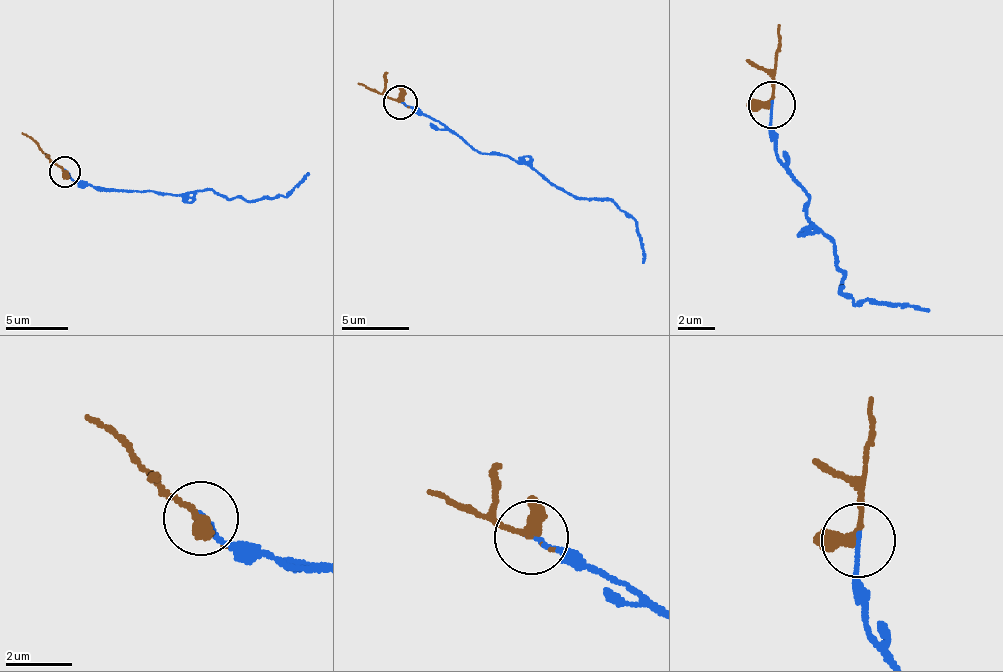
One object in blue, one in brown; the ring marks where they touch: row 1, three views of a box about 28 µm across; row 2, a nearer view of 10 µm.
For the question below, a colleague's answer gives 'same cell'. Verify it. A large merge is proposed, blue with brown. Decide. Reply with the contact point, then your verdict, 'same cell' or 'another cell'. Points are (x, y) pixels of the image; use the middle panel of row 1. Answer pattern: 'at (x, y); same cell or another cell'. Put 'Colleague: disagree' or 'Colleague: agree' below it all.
at (400, 102); same cell
Colleague: agree

